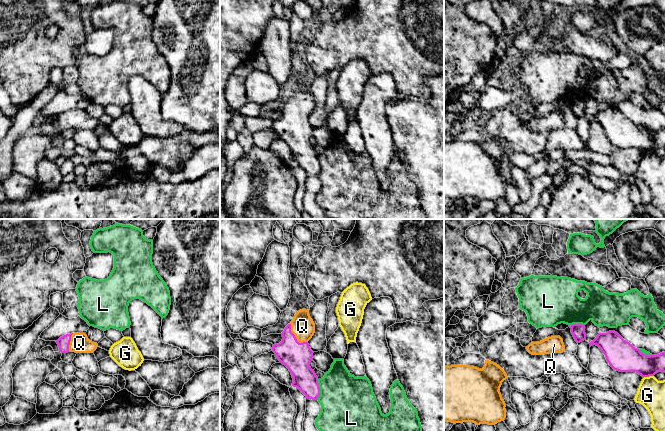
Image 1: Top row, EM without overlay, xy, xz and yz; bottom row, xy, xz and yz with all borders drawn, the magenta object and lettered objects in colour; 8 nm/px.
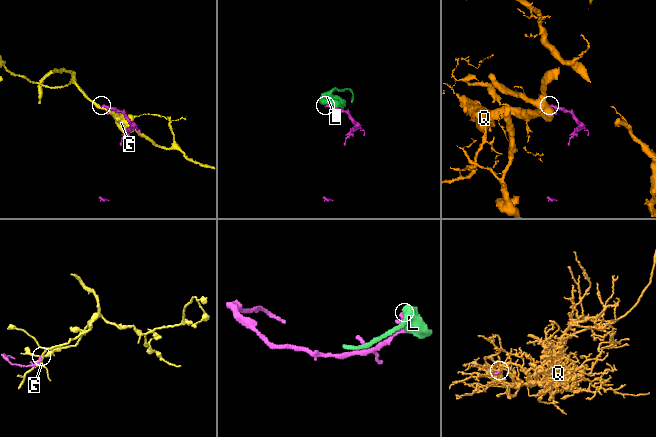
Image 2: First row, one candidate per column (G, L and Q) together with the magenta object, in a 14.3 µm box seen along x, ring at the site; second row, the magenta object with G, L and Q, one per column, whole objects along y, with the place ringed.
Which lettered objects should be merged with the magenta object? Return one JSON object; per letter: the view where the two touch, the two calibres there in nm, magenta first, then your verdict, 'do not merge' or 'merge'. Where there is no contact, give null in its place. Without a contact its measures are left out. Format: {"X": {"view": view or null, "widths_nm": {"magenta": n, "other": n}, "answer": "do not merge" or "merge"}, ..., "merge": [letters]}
{"G": {"view": "yz", "widths_nm": {"magenta": 240, "other": 220}, "answer": "do not merge"}, "L": {"view": "xz", "widths_nm": {"magenta": 190, "other": 440}, "answer": "do not merge"}, "Q": {"view": "xz", "widths_nm": {"magenta": 220, "other": 190}, "answer": "merge"}, "merge": ["Q"]}

